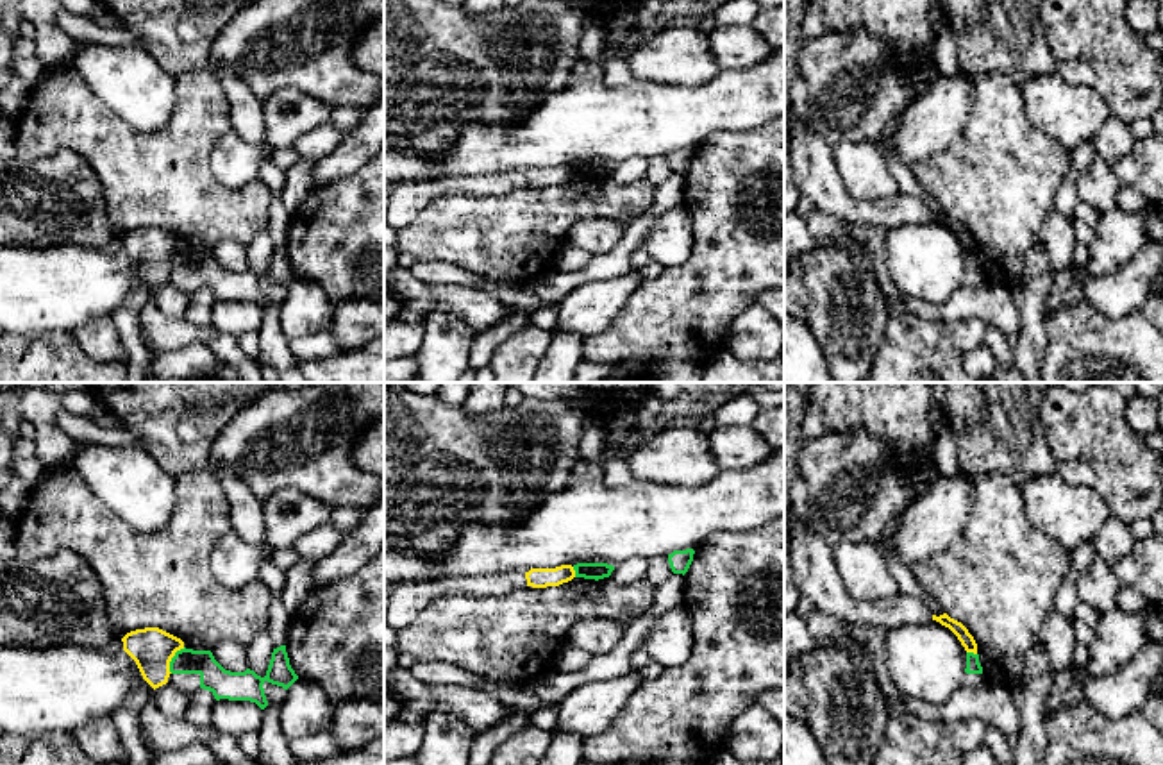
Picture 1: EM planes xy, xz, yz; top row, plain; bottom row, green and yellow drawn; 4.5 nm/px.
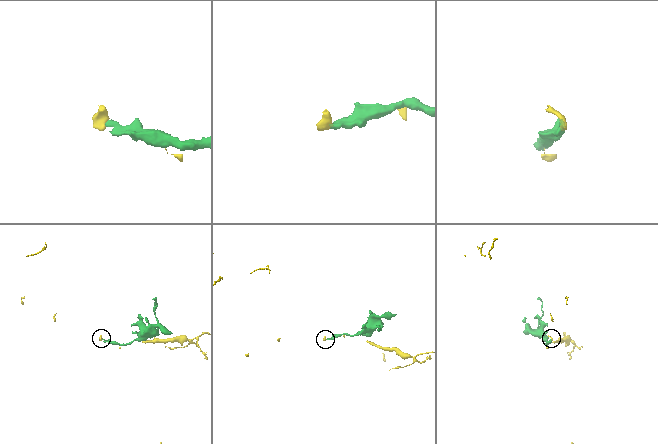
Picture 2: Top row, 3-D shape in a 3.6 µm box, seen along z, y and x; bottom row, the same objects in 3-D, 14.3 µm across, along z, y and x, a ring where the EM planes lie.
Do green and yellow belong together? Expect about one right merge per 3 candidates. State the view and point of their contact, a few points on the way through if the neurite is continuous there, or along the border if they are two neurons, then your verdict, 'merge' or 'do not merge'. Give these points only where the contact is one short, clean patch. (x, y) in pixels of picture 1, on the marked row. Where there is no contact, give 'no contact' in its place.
xy (172, 658) | along xy (184, 647), (172, 658), (170, 672) | do not merge

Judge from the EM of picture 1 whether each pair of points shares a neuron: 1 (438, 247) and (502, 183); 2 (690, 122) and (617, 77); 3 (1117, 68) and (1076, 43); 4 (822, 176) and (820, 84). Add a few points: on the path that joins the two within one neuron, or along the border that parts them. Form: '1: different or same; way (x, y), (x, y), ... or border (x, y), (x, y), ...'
1: different; border (526, 184), (504, 193), (447, 195)
2: different; border (631, 77), (615, 86), (606, 86), (601, 81)
3: same; way (1106, 58), (1092, 43), (1087, 43)
4: different; border (808, 126), (833, 151)

